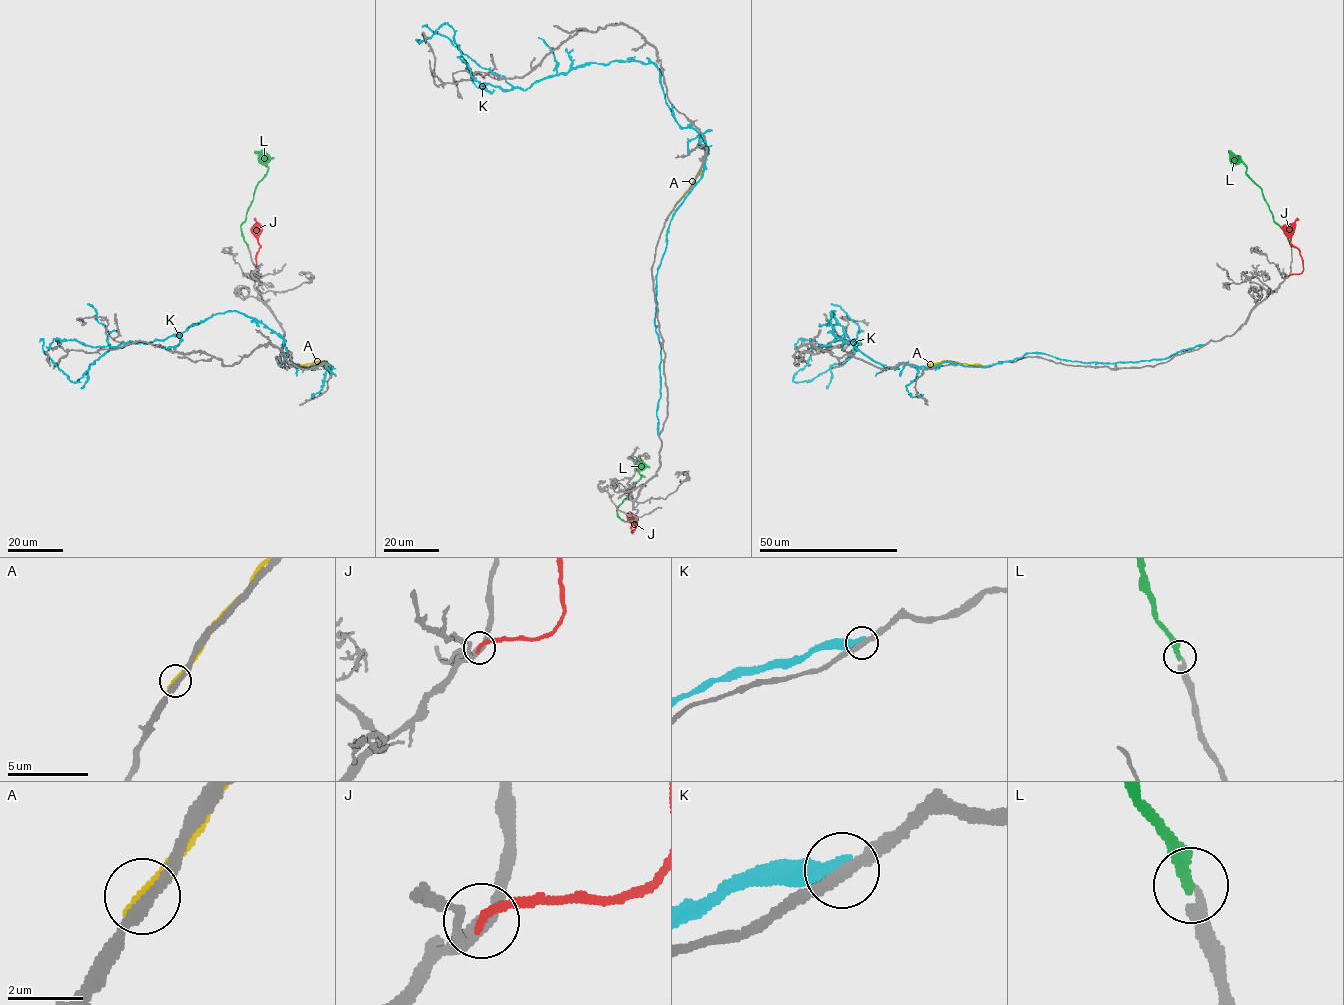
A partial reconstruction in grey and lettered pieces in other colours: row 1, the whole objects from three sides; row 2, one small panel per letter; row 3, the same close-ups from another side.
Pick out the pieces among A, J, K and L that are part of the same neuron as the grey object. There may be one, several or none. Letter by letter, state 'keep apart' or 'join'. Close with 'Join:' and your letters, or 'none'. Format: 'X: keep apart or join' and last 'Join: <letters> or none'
A: keep apart
J: keep apart
K: keep apart
L: join
Join: L

